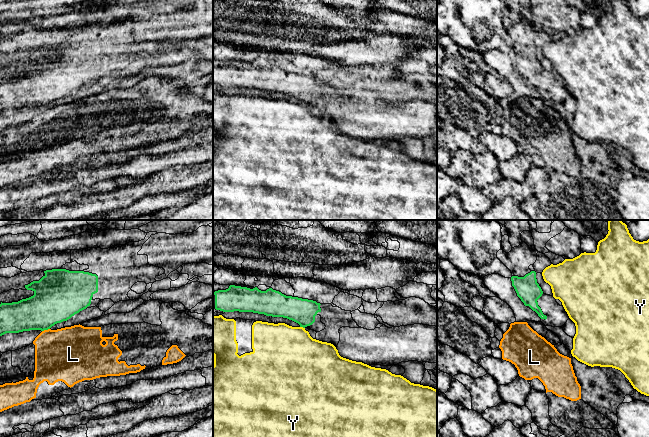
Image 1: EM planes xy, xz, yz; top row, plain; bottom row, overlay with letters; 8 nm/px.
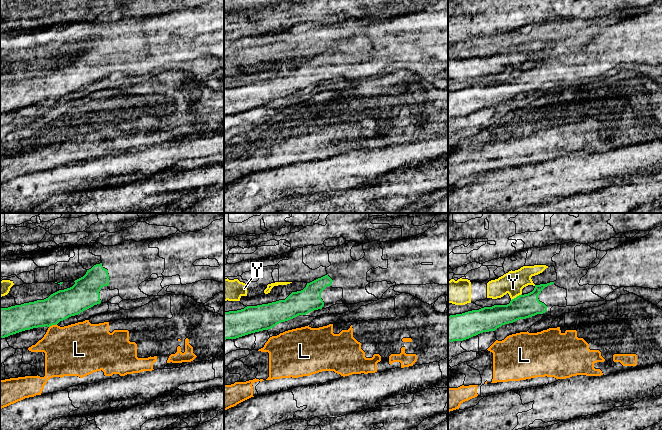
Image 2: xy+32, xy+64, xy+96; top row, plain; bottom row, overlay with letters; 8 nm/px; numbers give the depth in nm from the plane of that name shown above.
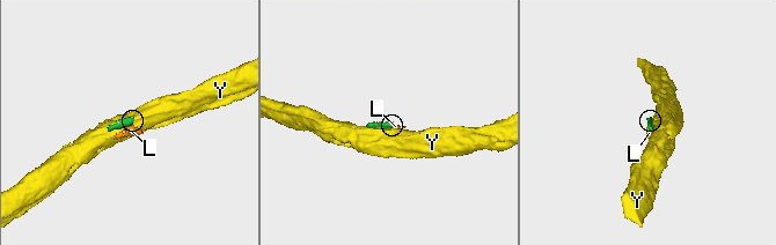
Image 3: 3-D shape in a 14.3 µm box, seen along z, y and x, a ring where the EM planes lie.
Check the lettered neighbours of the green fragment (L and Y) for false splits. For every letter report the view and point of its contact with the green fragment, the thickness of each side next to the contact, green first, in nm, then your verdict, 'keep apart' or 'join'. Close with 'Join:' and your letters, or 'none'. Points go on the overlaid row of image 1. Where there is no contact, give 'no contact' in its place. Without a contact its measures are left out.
L: xy (45, 329) | 360/420 nm | keep apart
Y: xz (302, 326) | 200/460 nm | keep apart
Join: none

